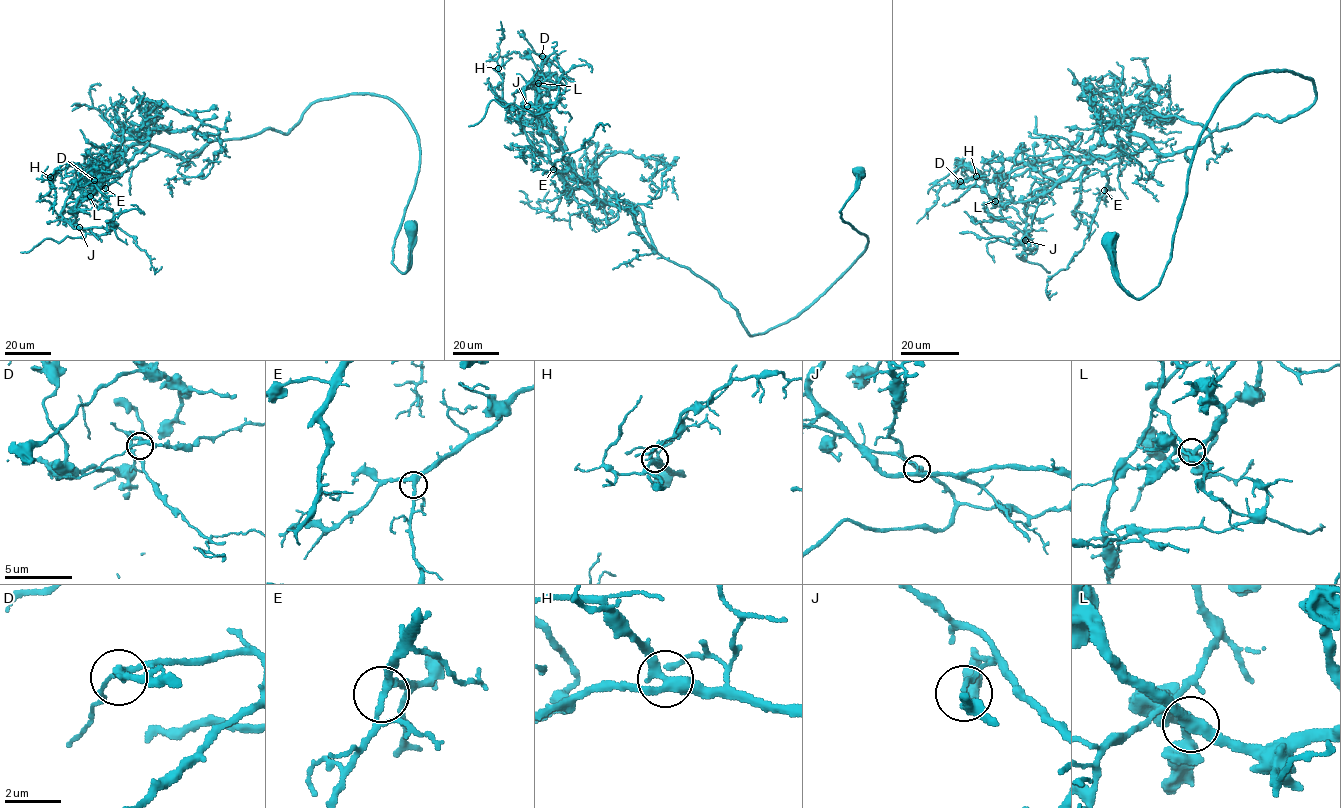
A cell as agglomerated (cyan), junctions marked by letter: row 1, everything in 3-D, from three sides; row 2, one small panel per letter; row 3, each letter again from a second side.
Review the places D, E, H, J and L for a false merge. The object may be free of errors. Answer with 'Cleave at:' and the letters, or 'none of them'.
Cleave at: J

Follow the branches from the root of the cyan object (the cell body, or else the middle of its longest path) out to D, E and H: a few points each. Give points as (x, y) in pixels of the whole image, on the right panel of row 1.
D: (1108, 241), (1143, 298), (1217, 102), (1254, 74), (1313, 82), (1295, 115), (1173, 154), (1131, 134), (960, 181)
E: (1108, 241), (1143, 298), (1217, 102), (1254, 74), (1313, 82), (1282, 121), (1119, 156), (1104, 190)
H: (1108, 241), (1143, 298), (1217, 102), (1254, 74), (1313, 82), (1295, 115), (1173, 154), (1131, 134), (976, 176)

